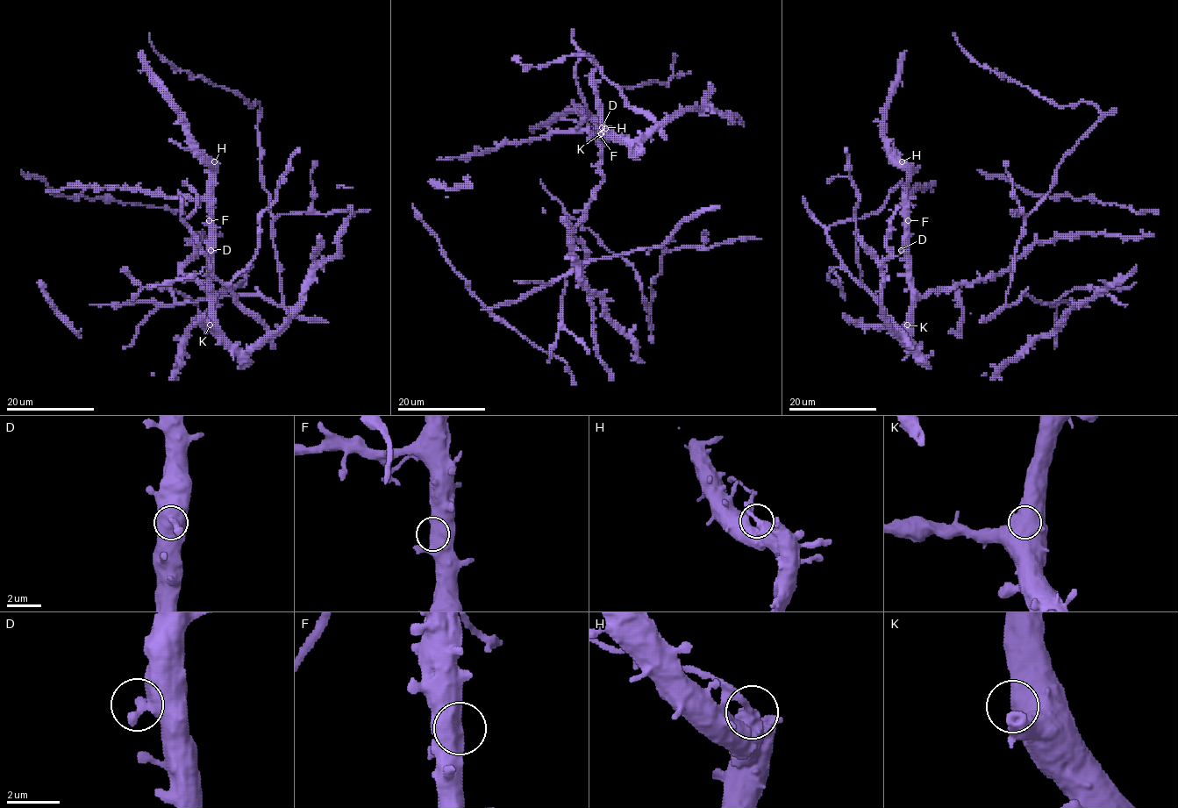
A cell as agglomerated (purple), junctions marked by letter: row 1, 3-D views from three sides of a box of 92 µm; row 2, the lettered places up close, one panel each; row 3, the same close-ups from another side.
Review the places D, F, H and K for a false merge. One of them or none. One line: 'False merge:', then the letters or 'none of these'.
False merge: H

